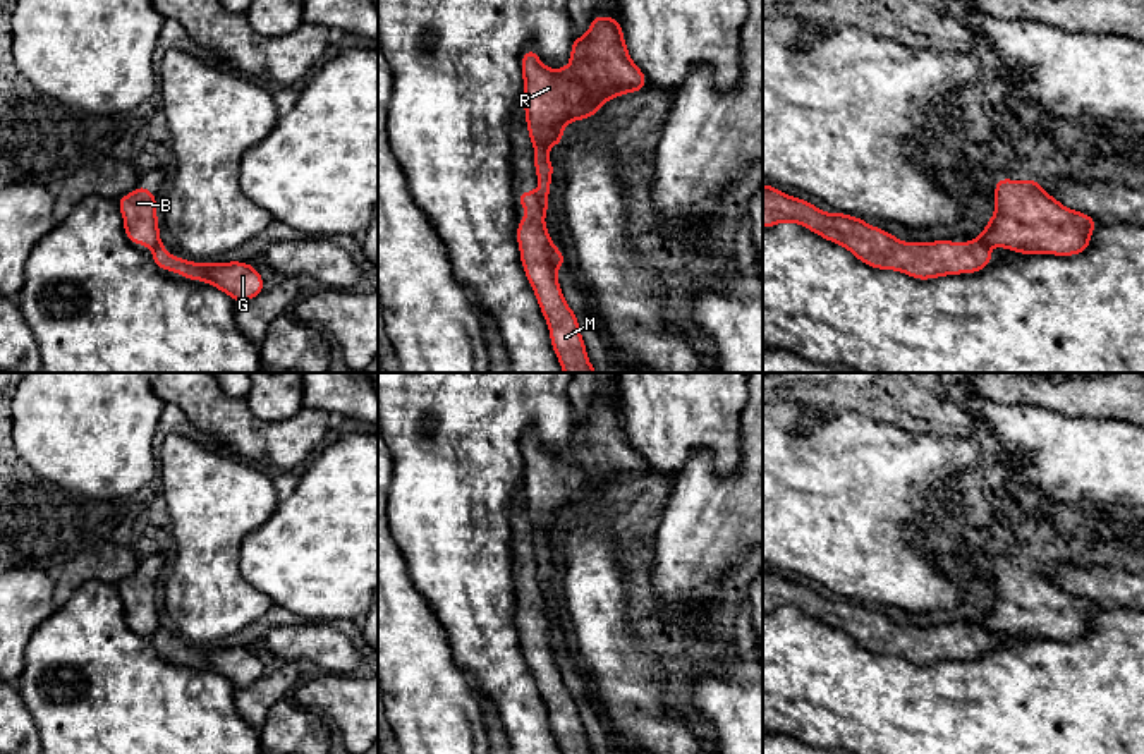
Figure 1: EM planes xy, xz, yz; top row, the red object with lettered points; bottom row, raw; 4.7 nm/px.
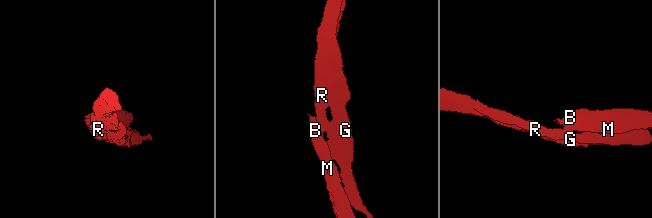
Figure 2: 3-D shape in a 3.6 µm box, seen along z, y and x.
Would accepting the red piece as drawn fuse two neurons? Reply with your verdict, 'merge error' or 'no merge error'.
merge error

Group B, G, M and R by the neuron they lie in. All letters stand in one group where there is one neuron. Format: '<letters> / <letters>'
B M / G R

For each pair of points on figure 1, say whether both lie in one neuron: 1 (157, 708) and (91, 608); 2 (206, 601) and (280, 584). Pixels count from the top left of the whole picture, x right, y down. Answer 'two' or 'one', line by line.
1: one
2: two

